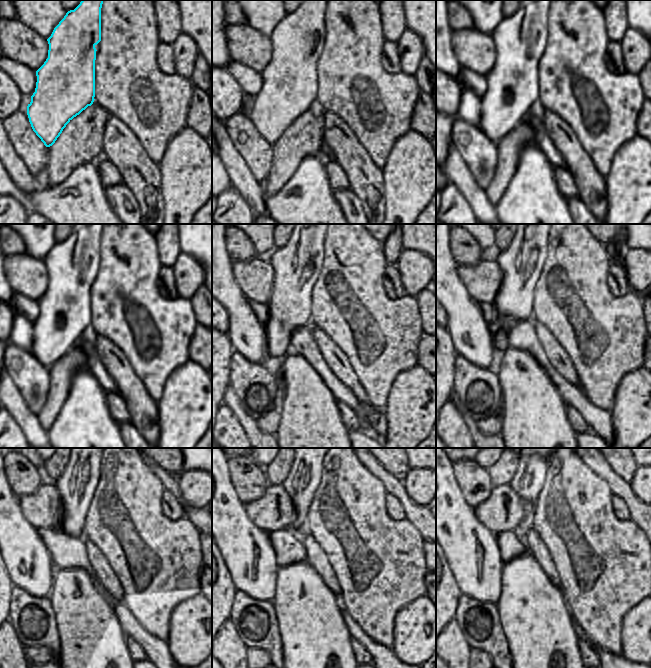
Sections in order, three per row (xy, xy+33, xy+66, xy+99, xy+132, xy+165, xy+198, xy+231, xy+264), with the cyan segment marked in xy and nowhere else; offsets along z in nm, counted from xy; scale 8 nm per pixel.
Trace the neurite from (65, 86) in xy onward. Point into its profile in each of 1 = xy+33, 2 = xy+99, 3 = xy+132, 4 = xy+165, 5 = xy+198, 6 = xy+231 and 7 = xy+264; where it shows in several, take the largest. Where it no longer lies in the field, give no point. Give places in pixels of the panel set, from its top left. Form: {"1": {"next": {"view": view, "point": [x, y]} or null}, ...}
{"1": {"next": {"view": "xy+33", "point": [290, 82]}}, "2": {"next": {"view": "xy+99", "point": [73, 265]}}, "3": {"next": {"view": "xy+132", "point": [297, 265]}}, "4": {"next": {"view": "xy+165", "point": [522, 263]}}, "5": {"next": {"view": "xy+198", "point": [77, 486]}}, "6": {"next": {"view": "xy+231", "point": [305, 477]}}, "7": {"next": {"view": "xy+264", "point": [530, 478]}}}

